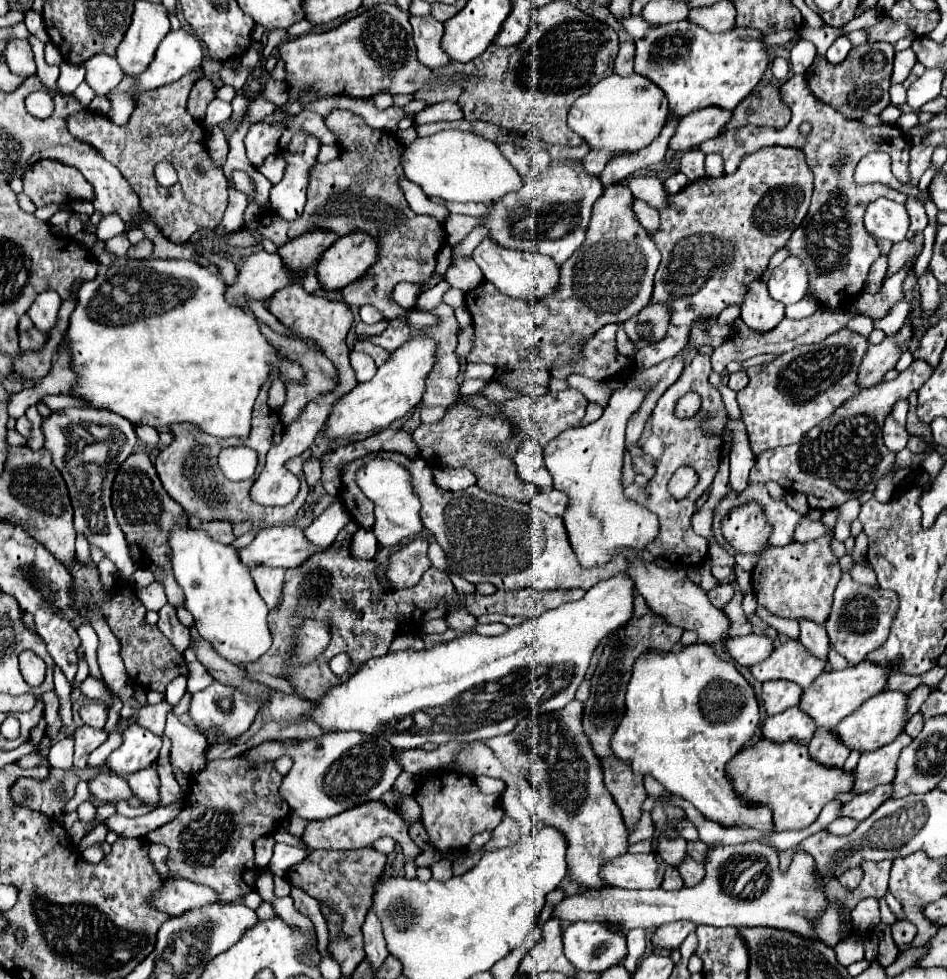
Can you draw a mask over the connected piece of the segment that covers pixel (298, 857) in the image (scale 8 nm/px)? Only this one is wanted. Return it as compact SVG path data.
M275 844L269 870L275 876L285 876L285 872L291 870L295 864L299 864L305 856L307 856L307 850L293 848L293 846L287 846L287 844Z

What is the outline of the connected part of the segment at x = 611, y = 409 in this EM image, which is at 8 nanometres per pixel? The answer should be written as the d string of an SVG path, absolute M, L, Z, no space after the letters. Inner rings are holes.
M625 386L617 390L599 420L567 430L545 446L545 466L553 476L555 488L569 494L565 528L583 568L609 562L611 556L619 554L619 548L625 546L643 550L659 532L658 517L625 498L621 486L627 420L639 410L647 394L649 390L645 386Z

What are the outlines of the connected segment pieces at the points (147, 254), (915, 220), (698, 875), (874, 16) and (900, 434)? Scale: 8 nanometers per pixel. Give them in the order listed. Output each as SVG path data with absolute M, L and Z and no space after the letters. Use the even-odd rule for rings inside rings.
M145 238L139 244L129 248L129 258L151 258L151 250L153 250L153 244L147 242L147 238Z
M907 198L905 206L907 206L909 216L911 216L911 226L909 226L909 234L907 234L907 240L911 240L915 232L919 232L919 230L923 230L923 228L927 226L929 218L927 218L925 206L923 206L919 200L915 200L915 198Z
M685 856L685 858L681 860L681 864L677 866L677 870L679 870L679 874L681 874L681 878L683 878L683 882L685 882L687 888L699 884L701 878L705 876L703 864L701 864L701 862L695 862L691 856Z
M876 8L869 9L857 18L854 18L849 23L843 26L843 35L847 35L849 32L874 26L880 22L884 14L878 11Z
M891 416L885 420L885 426L883 426L883 442L885 446L891 450L891 452L899 452L905 448L907 444L907 438L909 438L909 432L905 430L905 426L899 426Z

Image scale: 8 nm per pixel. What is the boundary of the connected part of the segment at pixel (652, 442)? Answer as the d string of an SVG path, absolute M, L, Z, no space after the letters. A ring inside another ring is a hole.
M651 434L651 436L649 436L649 440L643 444L643 450L645 450L647 454L651 454L653 458L659 458L659 454L665 450L665 442L661 442L661 438L659 438L659 436Z

